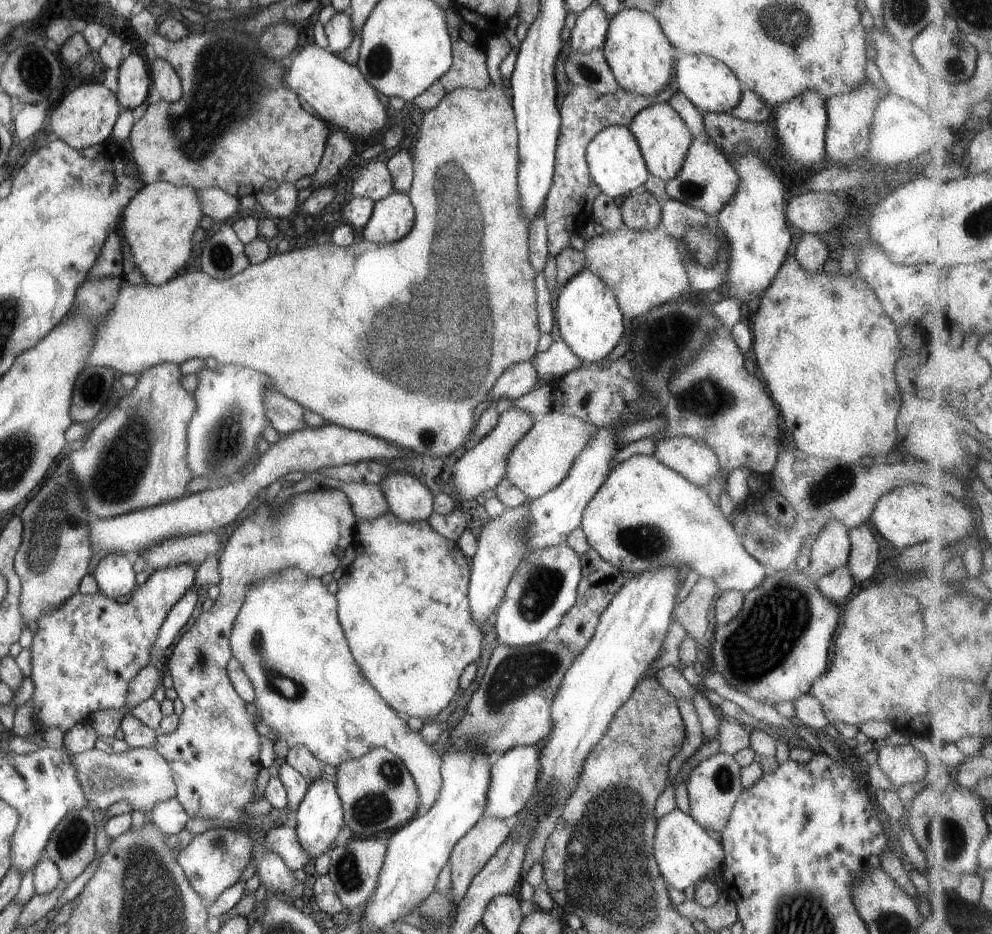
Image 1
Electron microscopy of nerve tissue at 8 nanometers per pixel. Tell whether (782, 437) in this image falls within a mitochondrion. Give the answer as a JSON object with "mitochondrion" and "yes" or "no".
{"mitochondrion":"no"}

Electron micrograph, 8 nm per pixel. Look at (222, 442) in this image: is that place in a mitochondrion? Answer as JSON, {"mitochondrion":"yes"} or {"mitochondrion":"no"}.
{"mitochondrion":"yes"}

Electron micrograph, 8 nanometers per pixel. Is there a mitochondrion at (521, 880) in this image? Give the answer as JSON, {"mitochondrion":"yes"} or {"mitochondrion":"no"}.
{"mitochondrion":"no"}

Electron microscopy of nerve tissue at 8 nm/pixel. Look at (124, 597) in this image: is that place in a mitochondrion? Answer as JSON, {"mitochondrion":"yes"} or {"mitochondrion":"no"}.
{"mitochondrion":"no"}

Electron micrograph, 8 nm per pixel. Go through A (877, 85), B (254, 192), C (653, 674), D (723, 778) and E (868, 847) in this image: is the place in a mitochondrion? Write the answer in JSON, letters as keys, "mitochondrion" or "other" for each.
{"A":"other","B":"other","C":"other","D":"mitochondrion","E":"other"}

